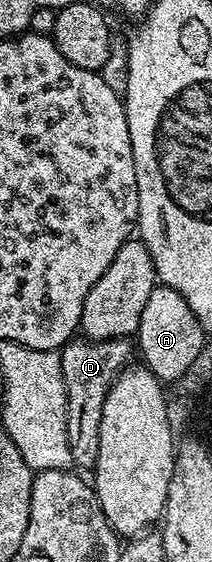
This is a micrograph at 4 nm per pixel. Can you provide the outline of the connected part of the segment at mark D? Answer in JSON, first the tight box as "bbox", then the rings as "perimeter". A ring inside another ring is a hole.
{"bbox":[59,338,133,469],"perimeter":[[[72,338],[59,352],[61,374],[65,378],[67,395],[65,430],[69,430],[69,454],[71,463],[76,469],[94,469],[101,446],[101,410],[105,406],[109,390],[115,385],[115,379],[132,363],[131,352],[133,356],[133,344],[127,338],[122,340]]]}

